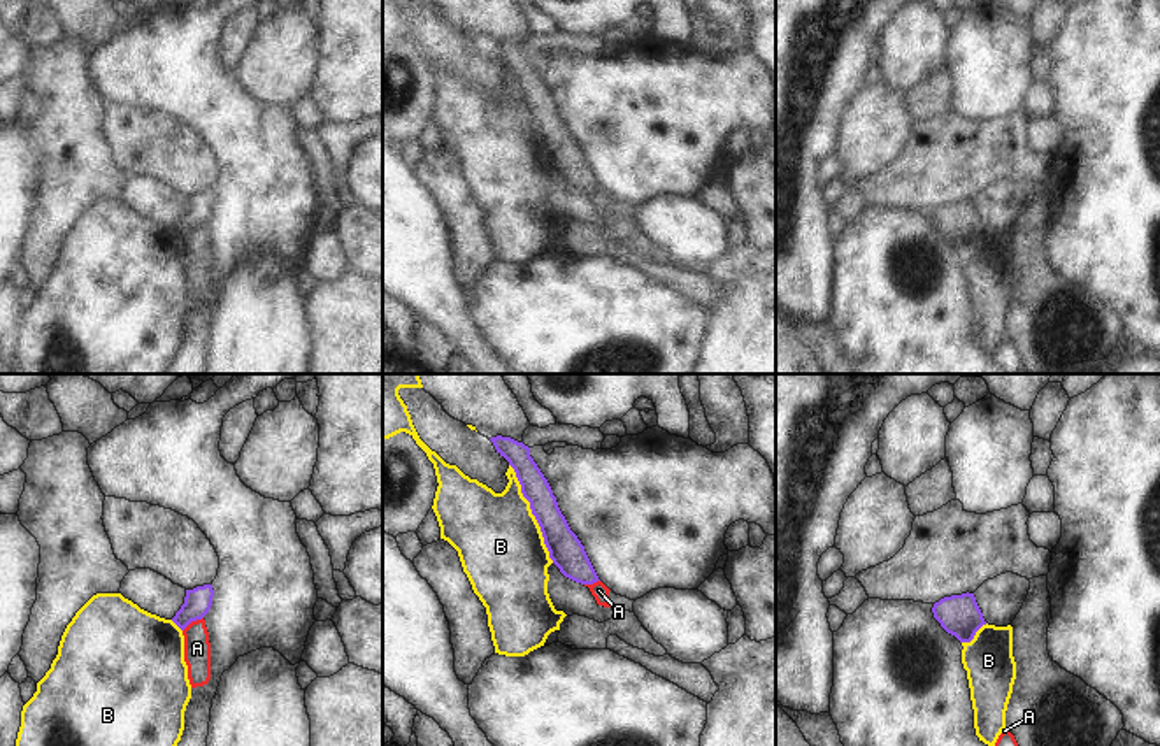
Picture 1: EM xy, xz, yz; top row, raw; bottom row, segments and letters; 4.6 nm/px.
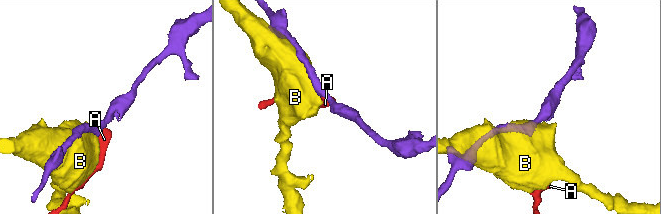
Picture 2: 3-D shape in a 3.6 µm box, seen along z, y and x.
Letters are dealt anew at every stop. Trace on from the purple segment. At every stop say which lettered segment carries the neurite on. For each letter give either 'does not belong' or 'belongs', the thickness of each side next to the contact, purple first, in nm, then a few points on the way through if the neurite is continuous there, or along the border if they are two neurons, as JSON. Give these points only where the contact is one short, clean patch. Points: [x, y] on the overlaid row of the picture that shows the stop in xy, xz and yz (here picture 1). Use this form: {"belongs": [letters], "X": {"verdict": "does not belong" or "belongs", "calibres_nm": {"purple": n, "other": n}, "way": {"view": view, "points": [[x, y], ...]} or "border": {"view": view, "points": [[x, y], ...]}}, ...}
{"belongs": [], "A": {"verdict": "does not belong", "calibres_nm": {"purple": 130, "other": 130}, "border": {"view": "xy", "points": [[202, 616], [183, 631]]}}, "B": {"verdict": "does not belong", "calibres_nm": {"purple": 160, "other": 400}}}

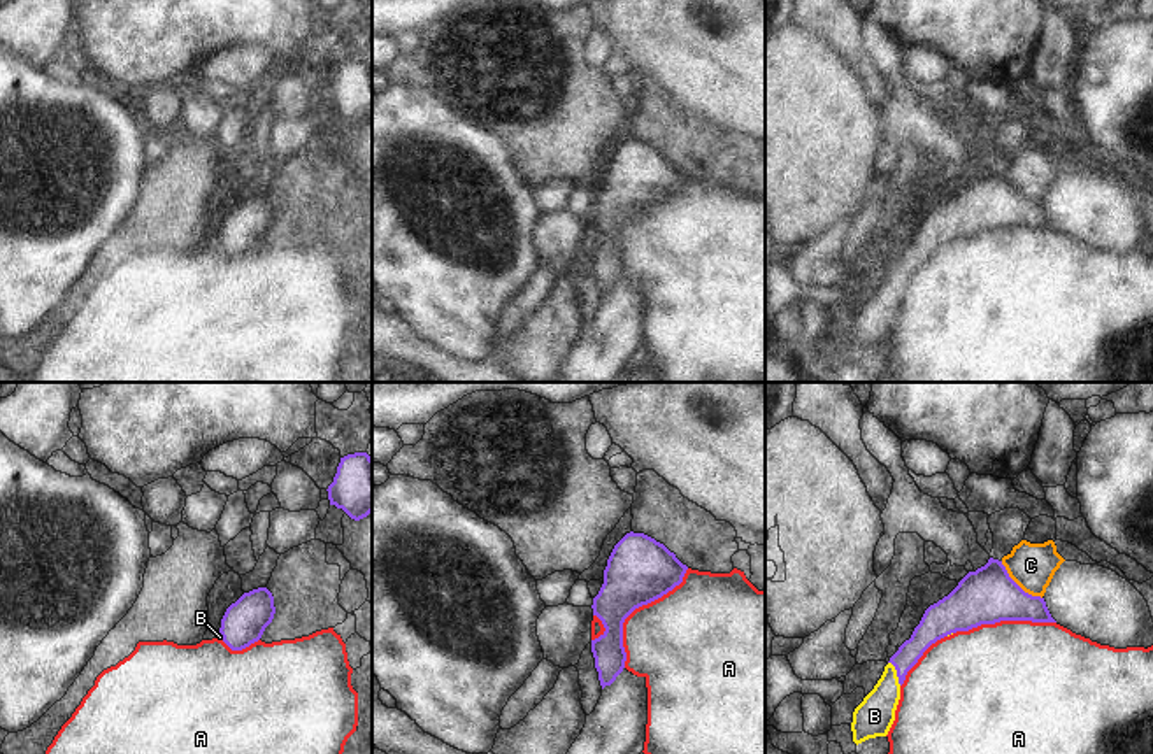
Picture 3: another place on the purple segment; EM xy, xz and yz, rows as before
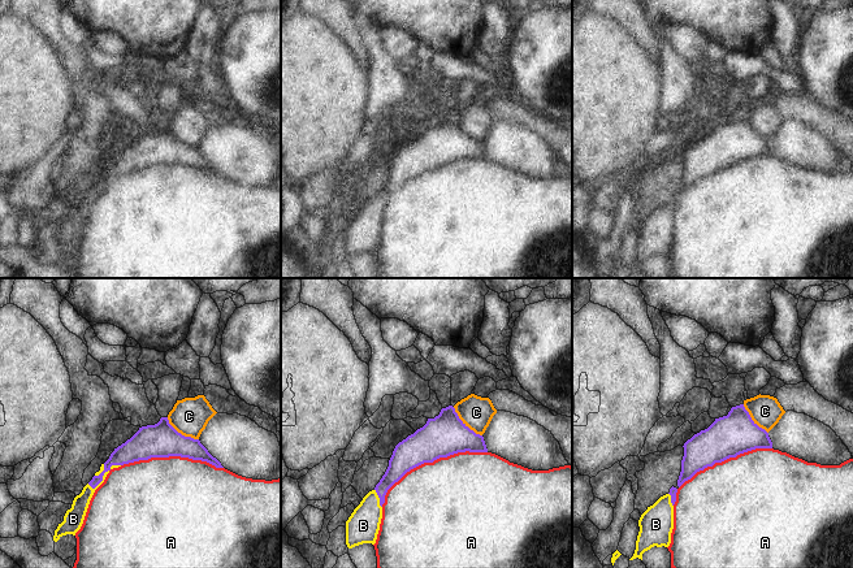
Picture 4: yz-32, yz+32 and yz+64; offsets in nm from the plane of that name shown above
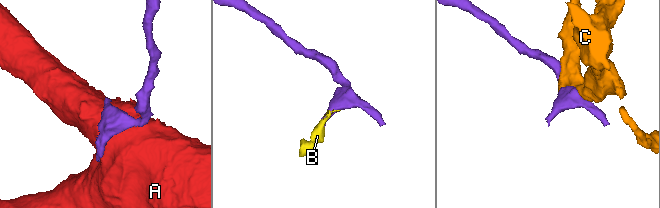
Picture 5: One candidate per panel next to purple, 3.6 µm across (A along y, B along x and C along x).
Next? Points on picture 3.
{"belongs": ["B"], "A": {"verdict": "does not belong", "calibres_nm": {"purple": 300, "other": 440}}, "B": {"verdict": "belongs", "calibres_nm": {"purple": 120, "other": 180}, "way": {"view": "yz", "points": [[929, 630], [897, 674], [890, 681], [874, 716]]}}, "C": {"verdict": "does not belong", "calibres_nm": {"purple": 260, "other": 200}}}

